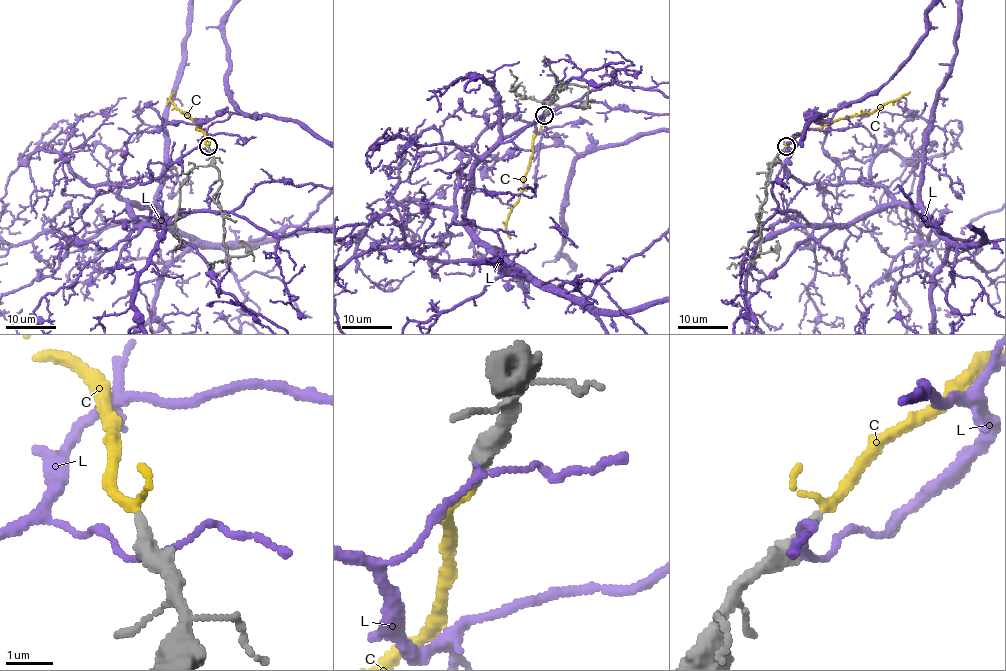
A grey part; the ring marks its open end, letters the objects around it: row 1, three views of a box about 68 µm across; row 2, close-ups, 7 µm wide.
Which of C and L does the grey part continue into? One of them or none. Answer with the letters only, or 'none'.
C

